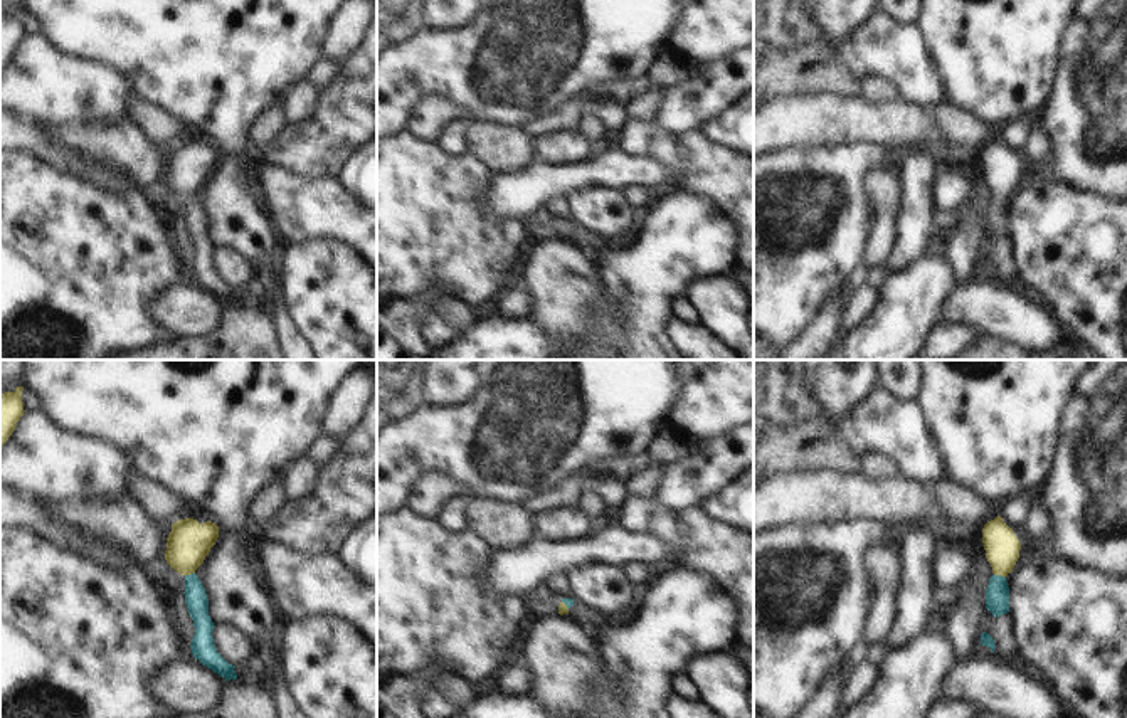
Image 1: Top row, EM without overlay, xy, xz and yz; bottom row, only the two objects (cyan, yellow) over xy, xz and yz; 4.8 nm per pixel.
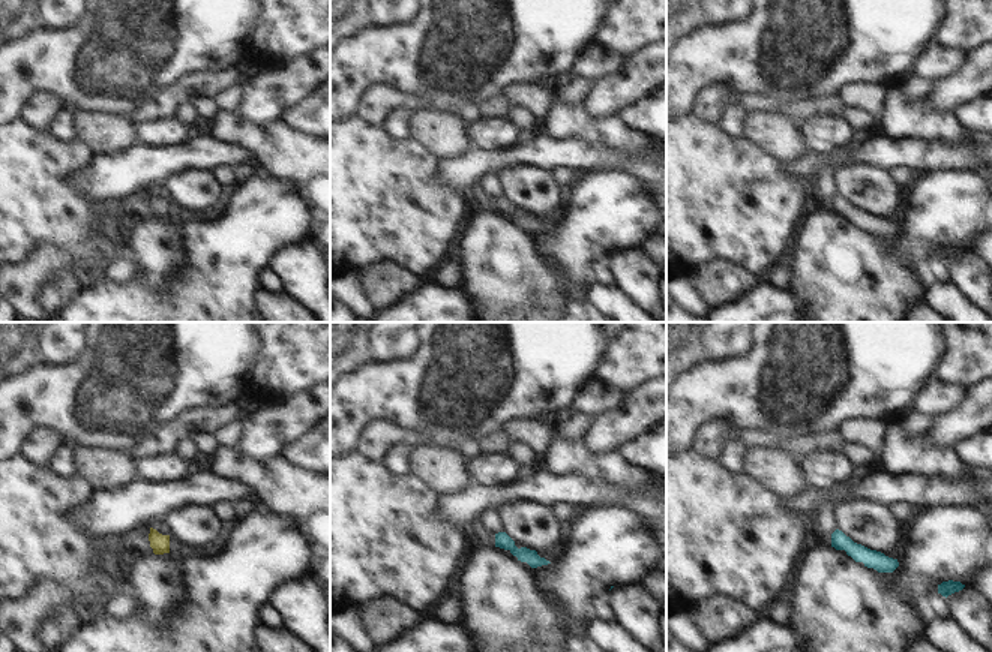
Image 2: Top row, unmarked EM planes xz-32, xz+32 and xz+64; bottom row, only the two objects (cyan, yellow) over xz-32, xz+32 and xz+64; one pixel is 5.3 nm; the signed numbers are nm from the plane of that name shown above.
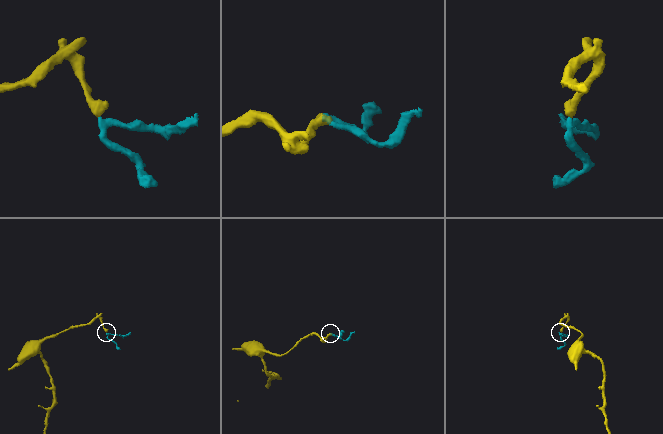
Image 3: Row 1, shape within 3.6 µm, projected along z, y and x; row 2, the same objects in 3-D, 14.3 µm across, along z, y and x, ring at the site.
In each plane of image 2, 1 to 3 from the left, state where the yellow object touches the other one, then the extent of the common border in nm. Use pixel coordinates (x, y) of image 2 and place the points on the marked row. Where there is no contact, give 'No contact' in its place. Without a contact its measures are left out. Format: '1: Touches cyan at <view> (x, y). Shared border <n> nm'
1: No contact
2: No contact
3: No contact.

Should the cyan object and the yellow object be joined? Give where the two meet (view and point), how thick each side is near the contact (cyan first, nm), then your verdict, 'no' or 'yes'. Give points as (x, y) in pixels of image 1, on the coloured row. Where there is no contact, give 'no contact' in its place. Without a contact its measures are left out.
contact yz (1000, 575); calibres 110 and 170 nm; yes

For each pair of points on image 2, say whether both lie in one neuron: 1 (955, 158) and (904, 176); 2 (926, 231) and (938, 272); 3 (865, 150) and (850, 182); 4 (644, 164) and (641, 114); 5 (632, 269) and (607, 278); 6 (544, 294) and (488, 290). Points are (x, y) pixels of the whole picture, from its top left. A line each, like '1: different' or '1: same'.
1: different
2: different
3: different
4: different
5: different
6: same

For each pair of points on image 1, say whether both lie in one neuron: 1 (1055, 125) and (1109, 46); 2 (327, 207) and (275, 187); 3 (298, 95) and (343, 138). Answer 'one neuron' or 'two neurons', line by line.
1: one neuron
2: one neuron
3: two neurons

